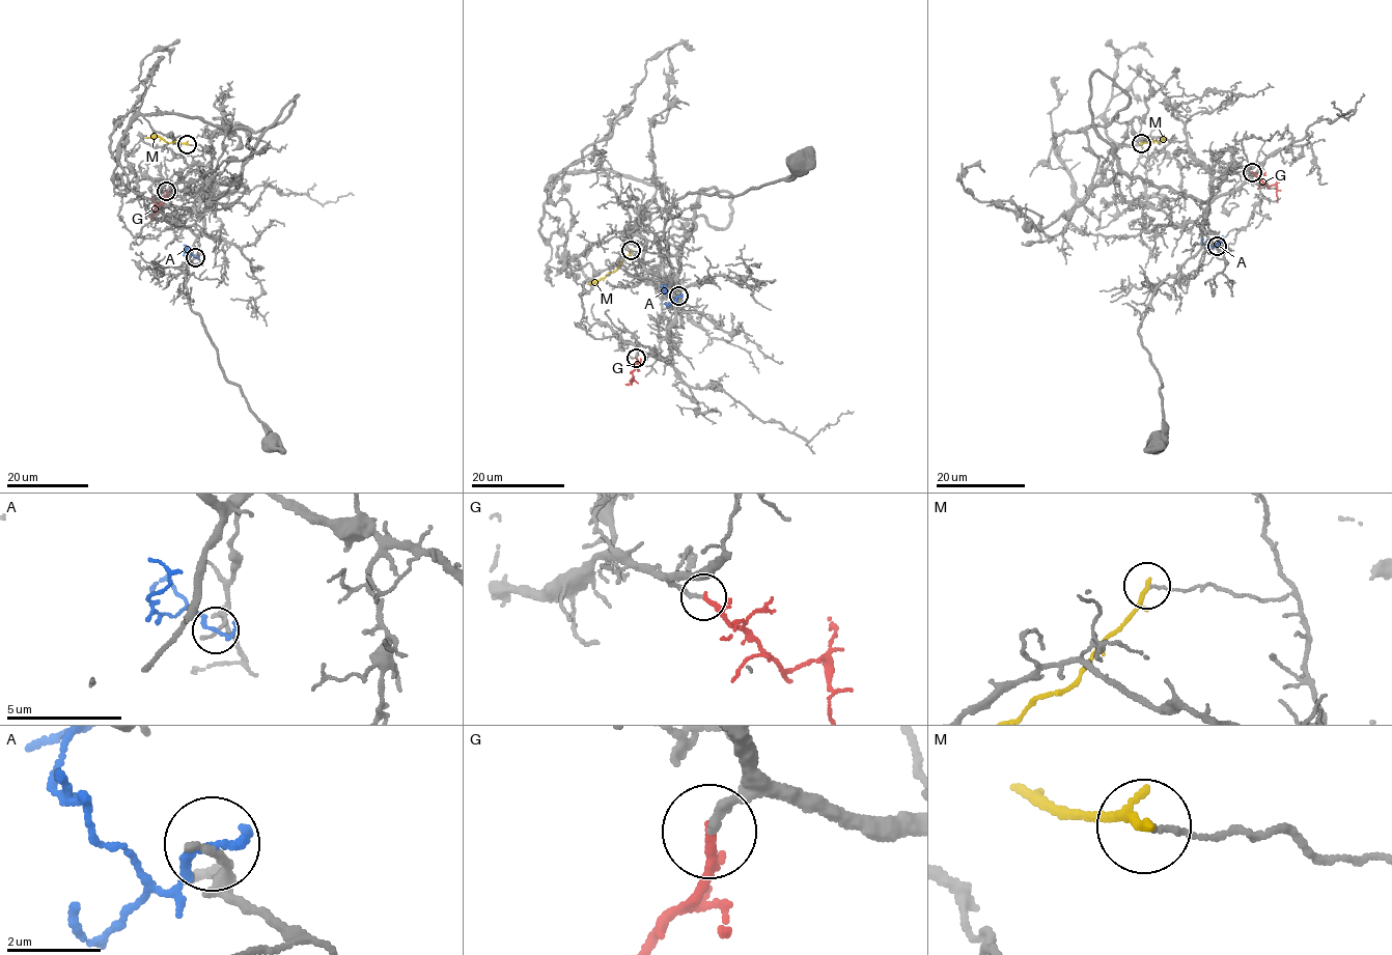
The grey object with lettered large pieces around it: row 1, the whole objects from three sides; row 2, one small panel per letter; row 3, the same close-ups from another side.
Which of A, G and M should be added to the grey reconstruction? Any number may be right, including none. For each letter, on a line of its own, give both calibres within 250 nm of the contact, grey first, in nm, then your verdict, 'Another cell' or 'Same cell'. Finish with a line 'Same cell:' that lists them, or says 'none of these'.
A: Thickness 170 nm (grey) against 160 nm. Another cell
G: Thickness 170 nm (grey) against 130 nm. Same cell
M: Thickness 120 nm (grey) against 150 nm. Another cell
Same cell: G

